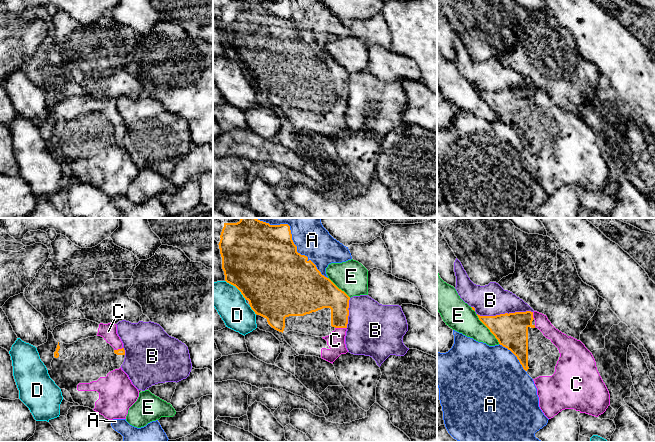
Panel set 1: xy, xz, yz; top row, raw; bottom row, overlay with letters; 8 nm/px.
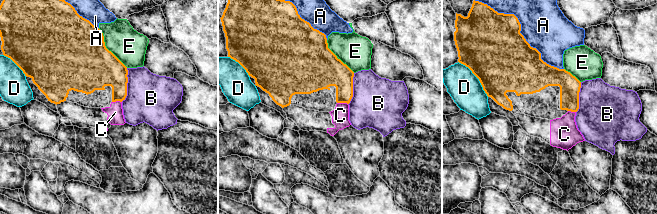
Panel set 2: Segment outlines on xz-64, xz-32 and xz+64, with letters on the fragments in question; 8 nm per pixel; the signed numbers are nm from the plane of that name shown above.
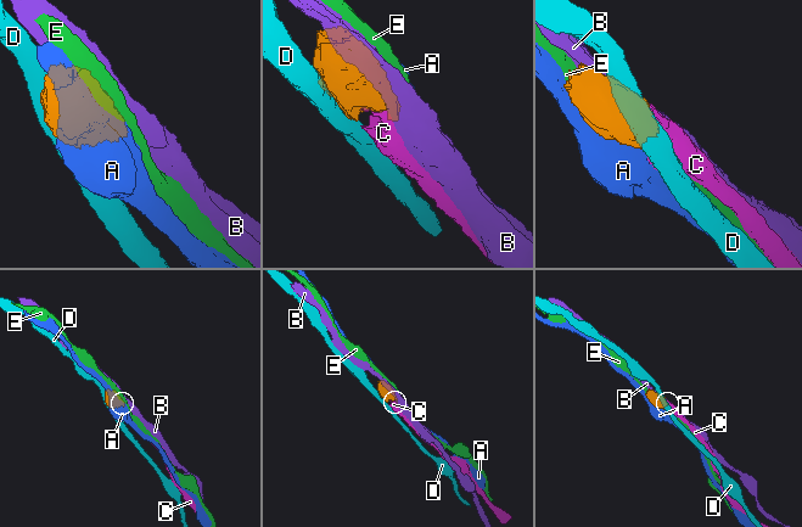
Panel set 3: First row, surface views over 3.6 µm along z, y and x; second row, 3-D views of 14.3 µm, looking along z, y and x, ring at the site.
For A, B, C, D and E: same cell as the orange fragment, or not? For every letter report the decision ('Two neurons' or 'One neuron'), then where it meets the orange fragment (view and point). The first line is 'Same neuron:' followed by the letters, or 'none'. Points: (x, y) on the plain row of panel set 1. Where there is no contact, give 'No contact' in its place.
Same neuron: C
A: Two neurons. Touches orange at xz (299, 29)
B: Two neurons. Touches orange at yz (505, 89)
C: One neuron. Touches orange at xz (340, 103)
D: Two neurons. Touches orange at xz (236, 63)
E: Two neurons. Touches orange at yz (488, 104)

